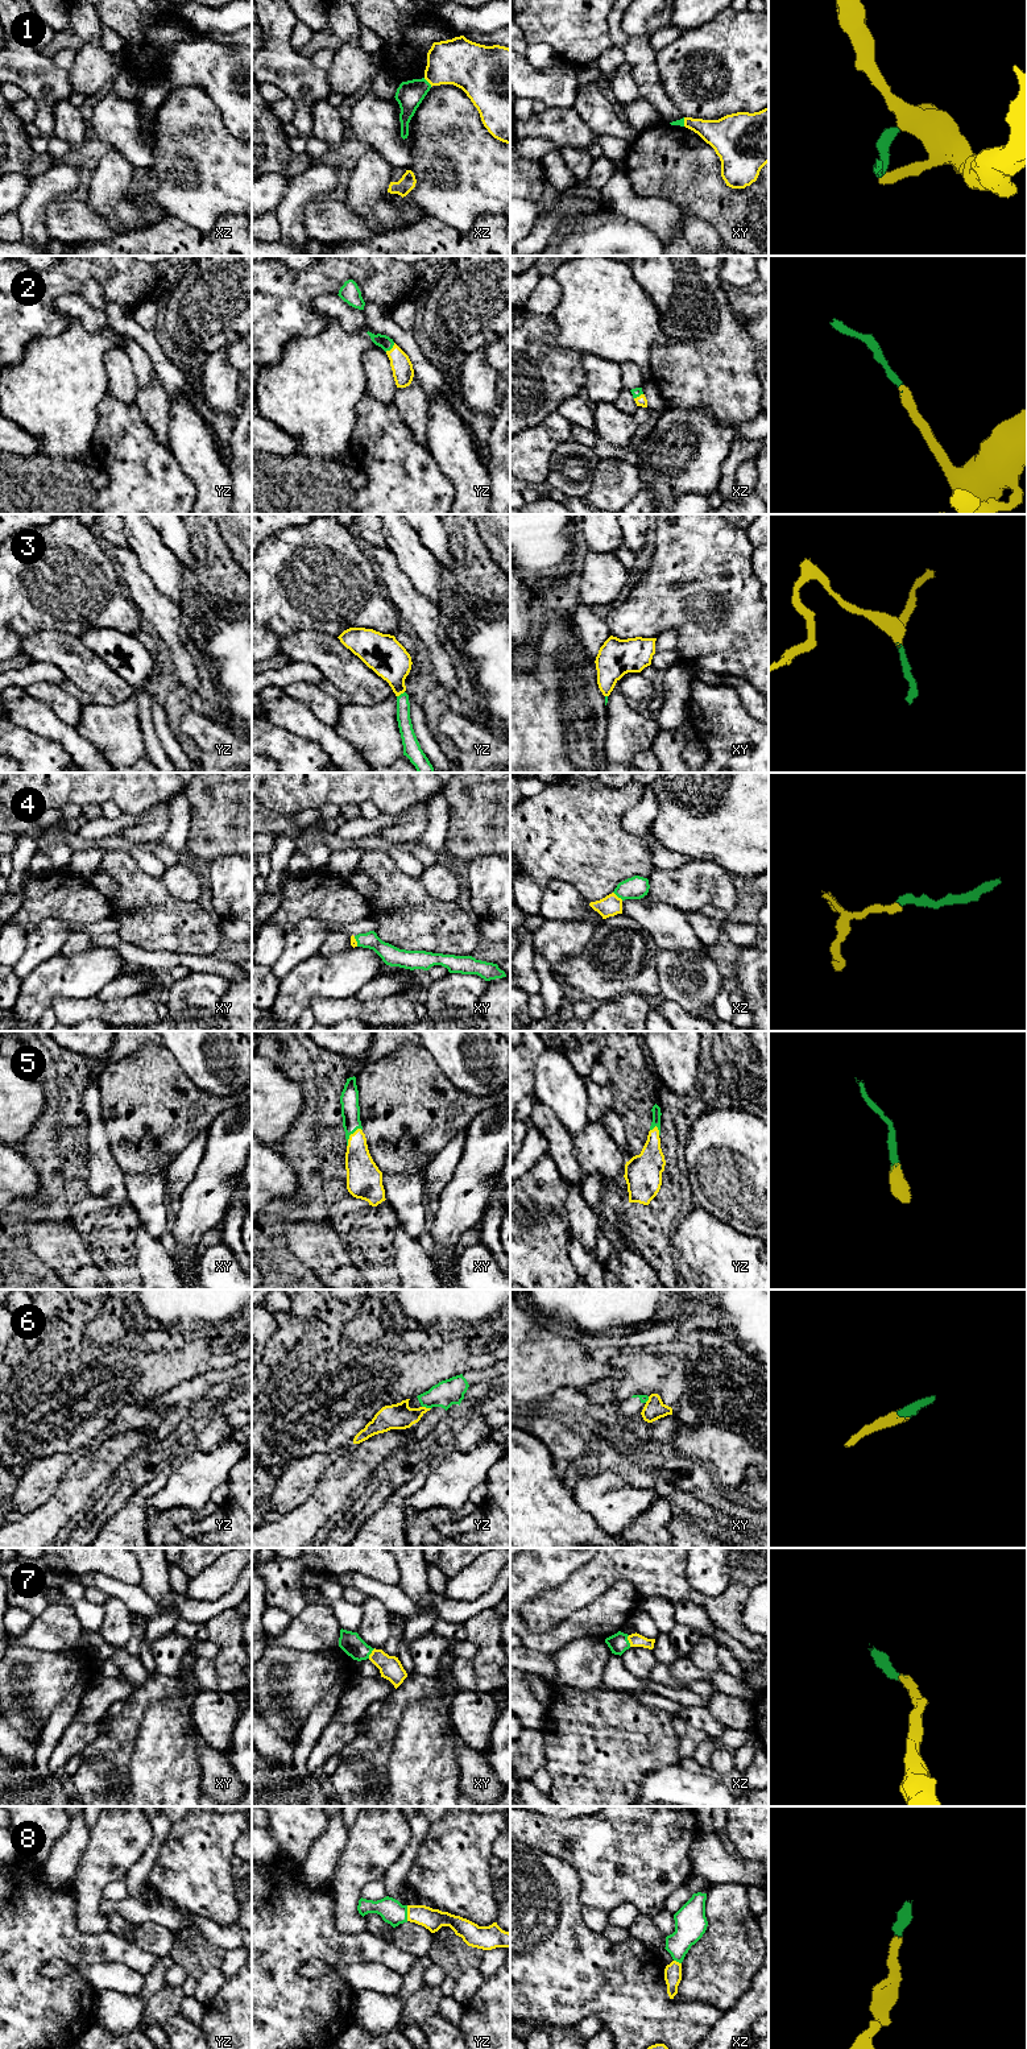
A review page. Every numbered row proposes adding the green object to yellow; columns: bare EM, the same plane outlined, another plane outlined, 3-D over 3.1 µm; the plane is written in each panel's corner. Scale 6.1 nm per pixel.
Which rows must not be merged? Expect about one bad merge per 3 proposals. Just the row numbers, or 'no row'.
1, 6

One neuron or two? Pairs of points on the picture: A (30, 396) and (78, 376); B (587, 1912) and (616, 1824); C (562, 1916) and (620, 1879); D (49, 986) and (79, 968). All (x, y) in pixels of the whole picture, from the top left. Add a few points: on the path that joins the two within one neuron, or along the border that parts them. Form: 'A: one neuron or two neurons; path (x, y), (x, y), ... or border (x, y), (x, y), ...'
A: one neuron; path (42, 394), (50, 394), (66, 379)
B: two neurons; border (582, 1904), (596, 1907), (607, 1913)
C: two neurons; border (576, 1874), (580, 1882), (579, 1901), (582, 1904)
D: one neuron; path (57, 982), (63, 982), (71, 976)

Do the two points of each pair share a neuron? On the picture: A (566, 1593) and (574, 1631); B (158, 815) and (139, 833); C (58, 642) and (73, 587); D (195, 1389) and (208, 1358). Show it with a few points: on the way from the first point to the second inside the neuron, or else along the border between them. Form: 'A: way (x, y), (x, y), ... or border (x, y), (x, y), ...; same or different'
A: border (596, 1598), (582, 1606), (571, 1617), (543, 1631); different
B: way (153, 820), (144, 830); same
C: border (30, 636), (44, 630), (58, 630), (78, 638); different
D: border (232, 1365), (208, 1370), (174, 1386); different

